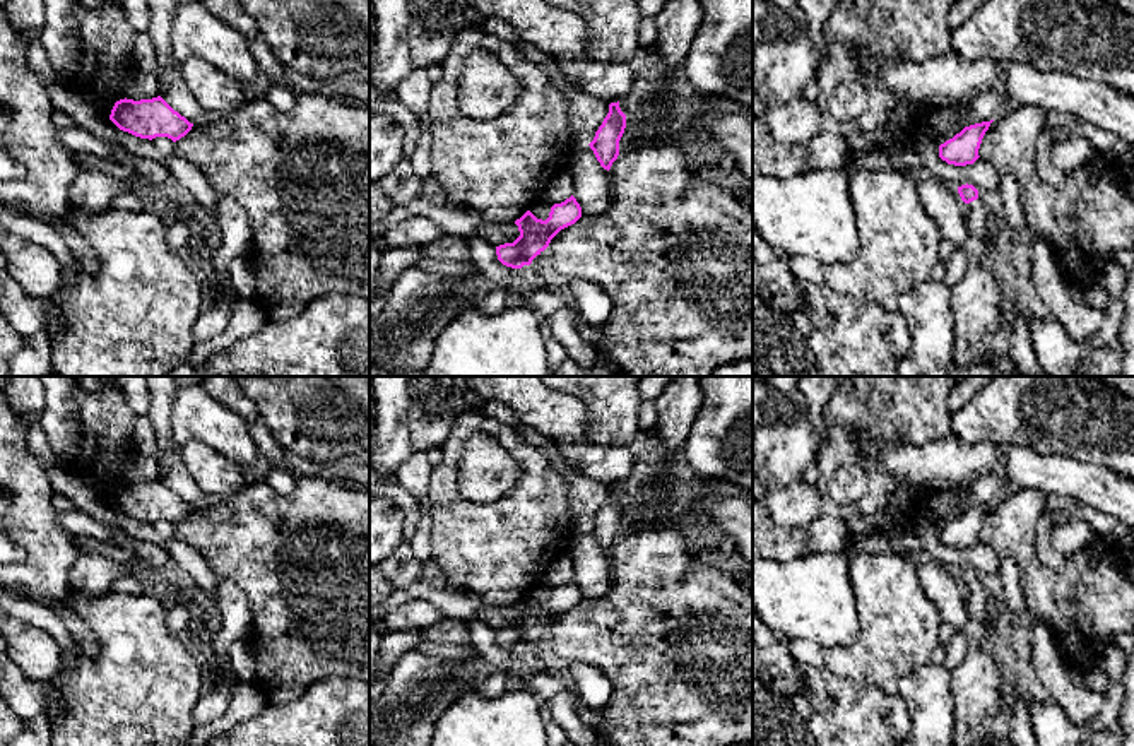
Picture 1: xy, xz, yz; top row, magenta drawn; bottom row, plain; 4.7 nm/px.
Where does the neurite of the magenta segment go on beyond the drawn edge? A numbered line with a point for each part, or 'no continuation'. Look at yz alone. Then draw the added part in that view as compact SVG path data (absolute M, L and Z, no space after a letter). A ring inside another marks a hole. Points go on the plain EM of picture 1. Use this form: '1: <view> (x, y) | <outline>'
1: yz (977, 597) | M980 582L968 587L966 606L970 618L985 625L987 628L992 628L992 618L987 614L989 599L989 592L983 589Z

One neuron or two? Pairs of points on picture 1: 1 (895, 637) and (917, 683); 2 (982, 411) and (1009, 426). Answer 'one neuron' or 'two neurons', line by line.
1: two neurons
2: one neuron

